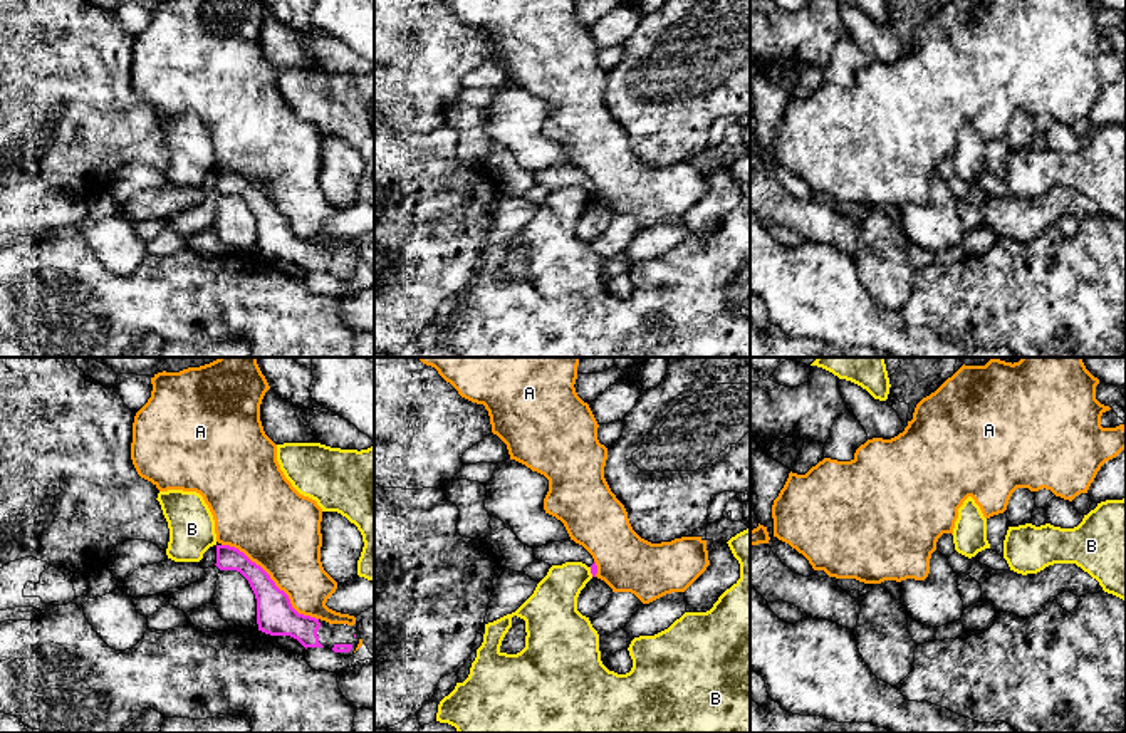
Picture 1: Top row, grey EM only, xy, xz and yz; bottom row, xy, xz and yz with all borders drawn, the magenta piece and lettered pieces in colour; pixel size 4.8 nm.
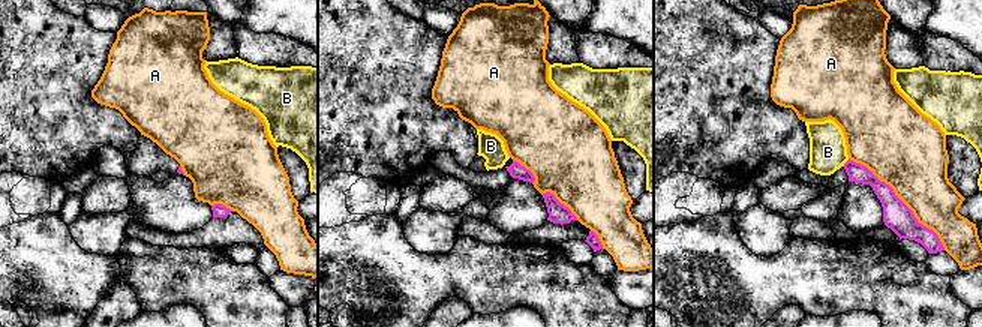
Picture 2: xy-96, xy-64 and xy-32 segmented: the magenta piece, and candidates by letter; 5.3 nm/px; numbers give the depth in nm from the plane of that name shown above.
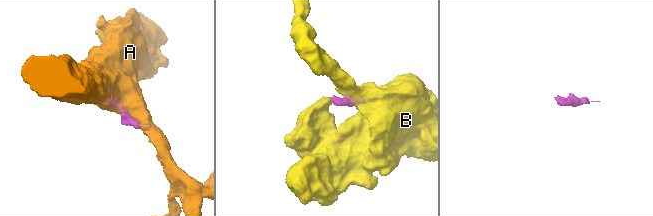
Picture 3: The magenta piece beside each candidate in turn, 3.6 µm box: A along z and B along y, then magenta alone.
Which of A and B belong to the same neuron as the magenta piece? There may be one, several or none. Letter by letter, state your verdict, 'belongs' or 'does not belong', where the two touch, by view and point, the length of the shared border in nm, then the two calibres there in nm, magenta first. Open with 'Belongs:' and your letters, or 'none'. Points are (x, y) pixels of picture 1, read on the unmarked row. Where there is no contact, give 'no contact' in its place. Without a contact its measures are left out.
Belongs: none
A: does not belong; meets magenta in xy at (272, 205); contact 600 nm long; 190 nm thick on the magenta side, 400 nm on the other
B: does not belong; meets magenta in xz at (591, 197); contact 50 nm long; 30 nm thick on the magenta side, 240 nm on the other

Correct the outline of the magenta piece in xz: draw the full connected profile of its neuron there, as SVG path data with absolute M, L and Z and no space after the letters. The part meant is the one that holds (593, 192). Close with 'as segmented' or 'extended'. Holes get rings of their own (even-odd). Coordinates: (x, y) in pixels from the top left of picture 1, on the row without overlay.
M571 163L535 171L534 179L537 185L542 185L550 191L562 190L566 186L582 186L591 193L592 201L596 201L597 198L597 190L592 179L582 169L576 168Z; extended

